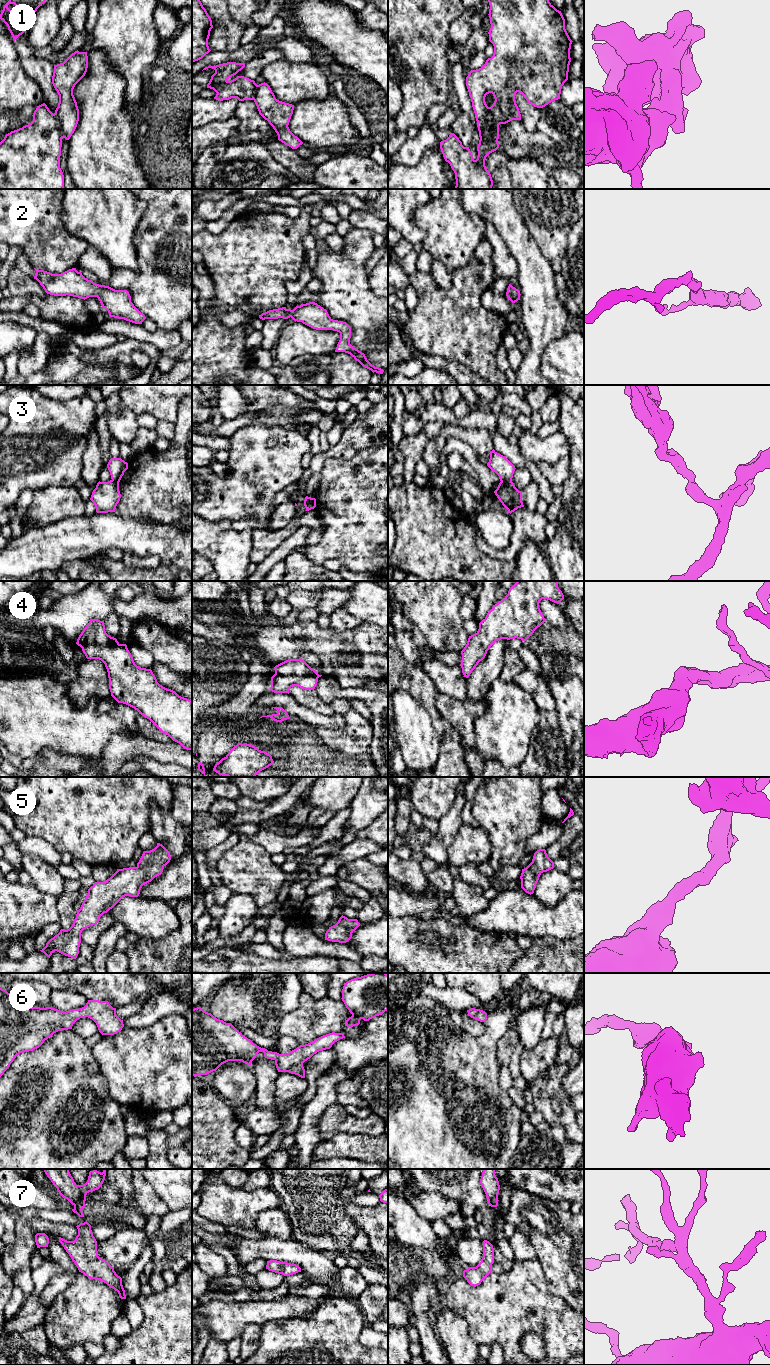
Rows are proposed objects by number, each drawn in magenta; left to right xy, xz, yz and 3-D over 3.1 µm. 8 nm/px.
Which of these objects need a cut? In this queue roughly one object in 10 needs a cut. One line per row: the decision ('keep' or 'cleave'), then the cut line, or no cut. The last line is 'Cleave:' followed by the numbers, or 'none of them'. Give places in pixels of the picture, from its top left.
1: cleave; cut in yz along (477, 124), (483, 124), (497, 140)
2: keep; no cut
3: cleave; cut in yz along (511, 479), (501, 481)
4: keep; no cut
5: keep; no cut
6: keep; no cut
7: keep; no cut
Cleave: 1, 3

